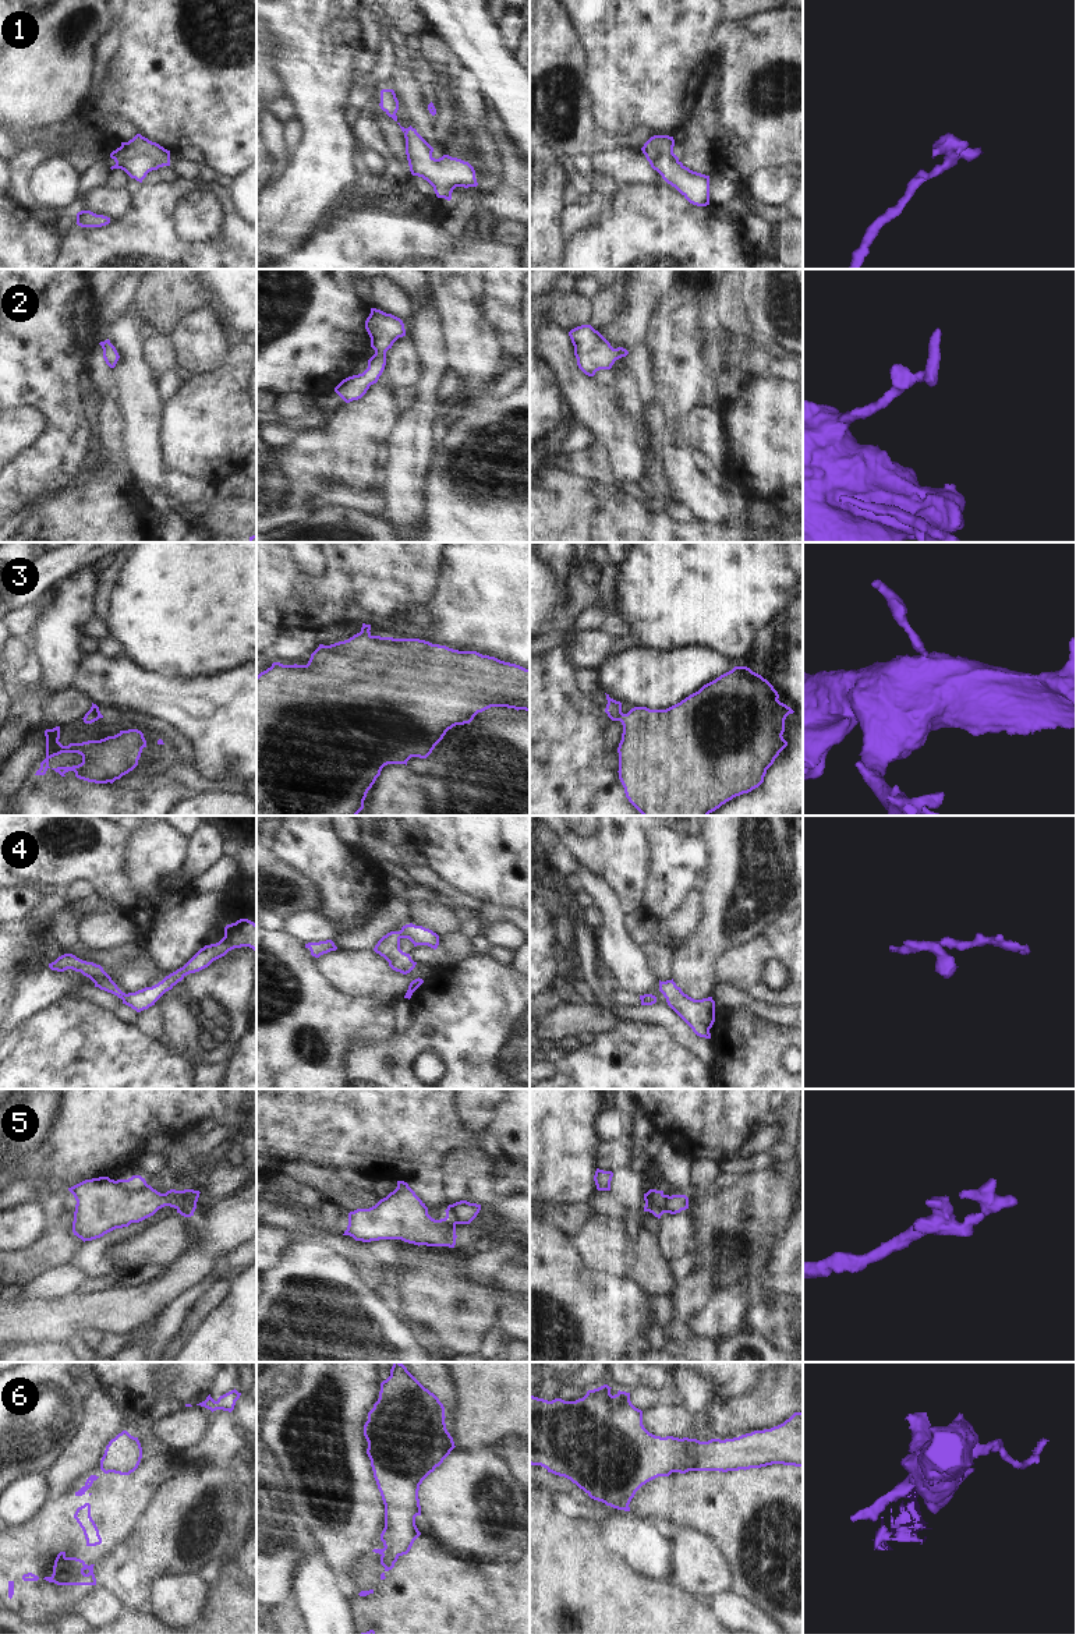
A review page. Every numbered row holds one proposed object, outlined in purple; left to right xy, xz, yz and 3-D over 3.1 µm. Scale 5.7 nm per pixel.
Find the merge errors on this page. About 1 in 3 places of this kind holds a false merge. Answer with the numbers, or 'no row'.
5, 6

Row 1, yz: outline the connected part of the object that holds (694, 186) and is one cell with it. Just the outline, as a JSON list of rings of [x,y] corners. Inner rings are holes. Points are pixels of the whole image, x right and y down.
[[[654,135],[641,148],[651,167],[675,187],[690,204],[709,205],[709,176],[686,167],[673,153],[675,139],[669,135]]]

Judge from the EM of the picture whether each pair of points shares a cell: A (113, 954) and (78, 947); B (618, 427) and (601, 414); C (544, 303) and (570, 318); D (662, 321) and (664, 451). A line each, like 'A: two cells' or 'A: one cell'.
A: one cell
B: one cell
C: one cell
D: two cells

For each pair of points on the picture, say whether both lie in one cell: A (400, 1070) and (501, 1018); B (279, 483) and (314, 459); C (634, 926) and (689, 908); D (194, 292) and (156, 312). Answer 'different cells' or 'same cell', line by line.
A: same cell
B: same cell
C: same cell
D: same cell

